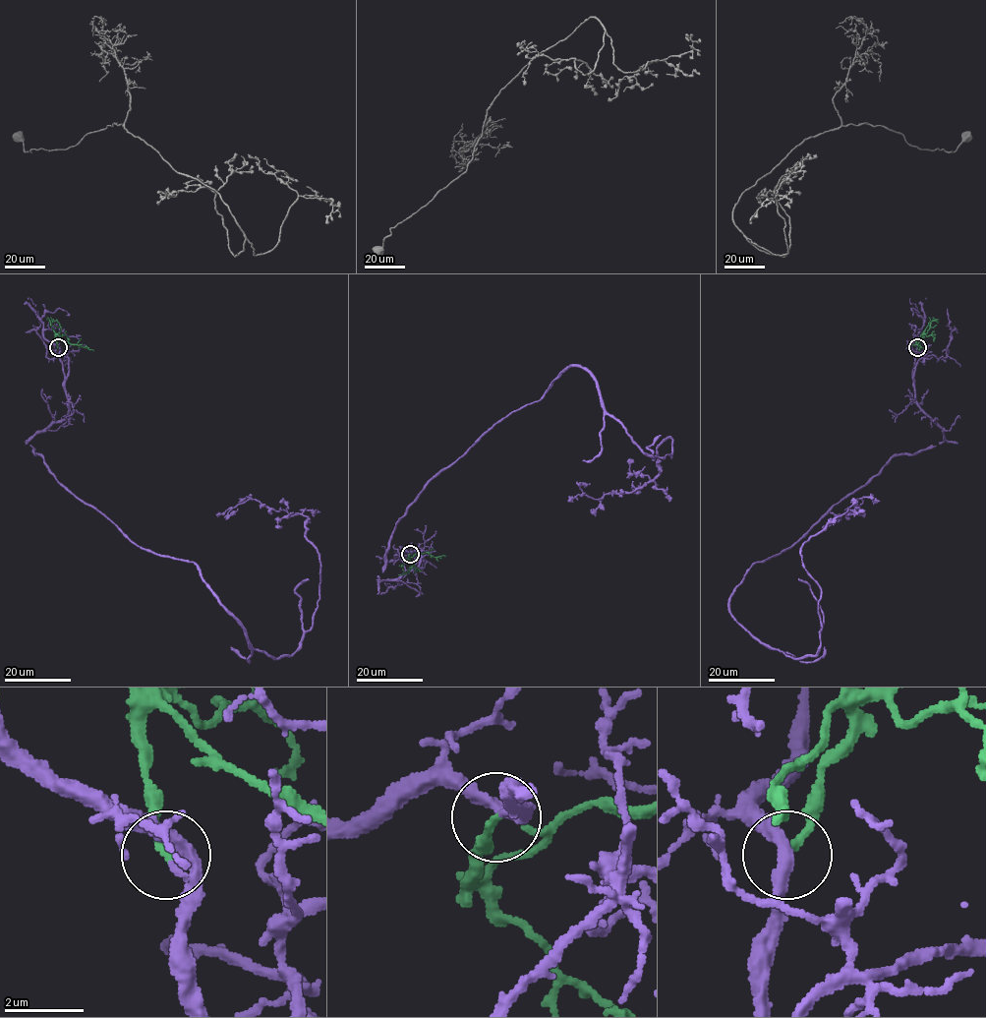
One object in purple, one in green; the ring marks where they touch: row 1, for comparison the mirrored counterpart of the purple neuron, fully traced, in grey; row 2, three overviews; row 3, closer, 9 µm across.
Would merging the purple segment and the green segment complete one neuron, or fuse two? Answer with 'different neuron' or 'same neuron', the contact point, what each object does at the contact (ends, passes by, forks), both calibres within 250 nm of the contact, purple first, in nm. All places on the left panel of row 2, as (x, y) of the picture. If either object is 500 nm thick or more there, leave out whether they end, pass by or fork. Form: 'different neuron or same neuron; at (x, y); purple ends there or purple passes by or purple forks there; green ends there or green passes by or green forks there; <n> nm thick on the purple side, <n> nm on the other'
same neuron; at (58, 347); purple passes by; green ends there; 190 nm thick on the purple side, 190 nm on the other

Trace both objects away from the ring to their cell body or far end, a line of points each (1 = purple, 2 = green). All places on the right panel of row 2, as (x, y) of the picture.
1: (917, 347), (944, 441), (730, 597), (787, 657), (820, 646), (801, 546), (846, 508)
2: (917, 347), (922, 335), (916, 341), (919, 351)

